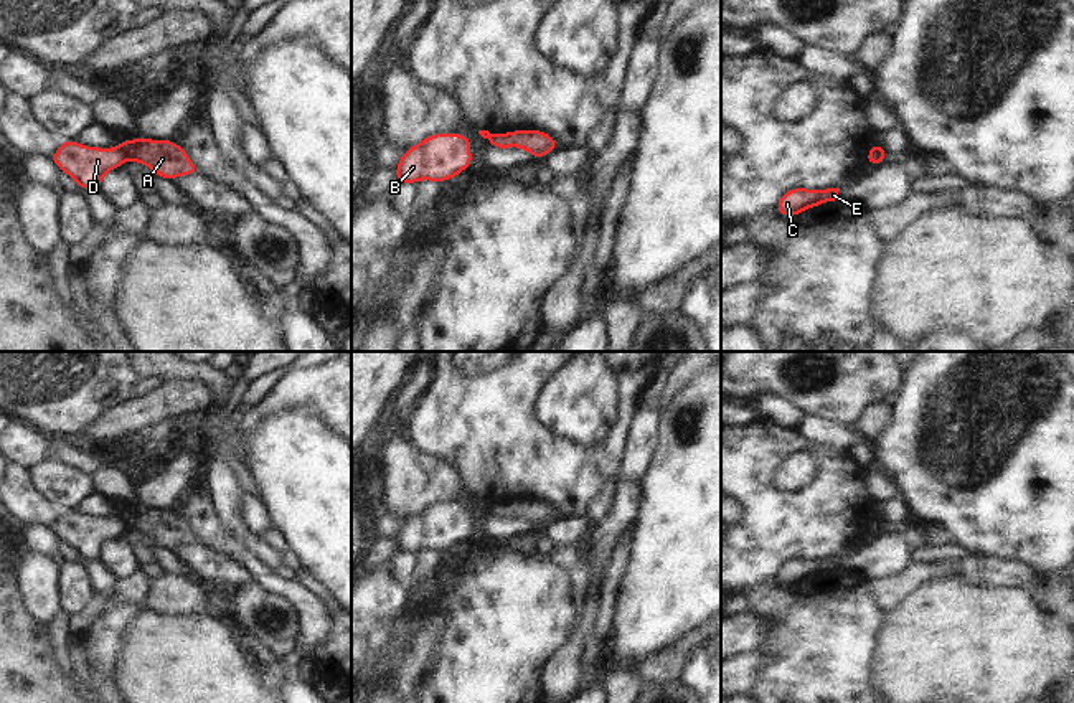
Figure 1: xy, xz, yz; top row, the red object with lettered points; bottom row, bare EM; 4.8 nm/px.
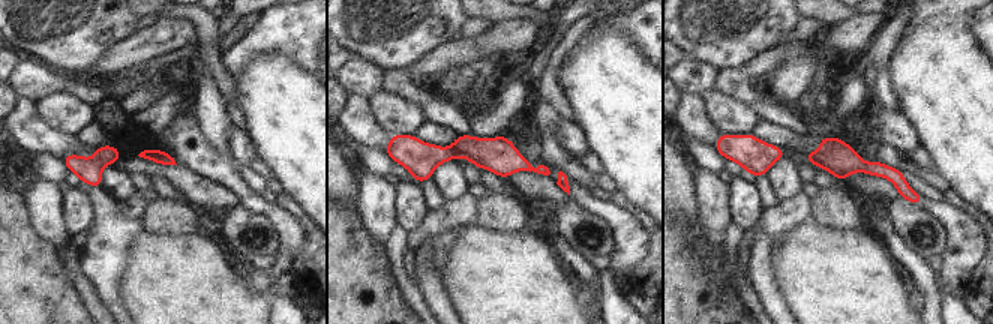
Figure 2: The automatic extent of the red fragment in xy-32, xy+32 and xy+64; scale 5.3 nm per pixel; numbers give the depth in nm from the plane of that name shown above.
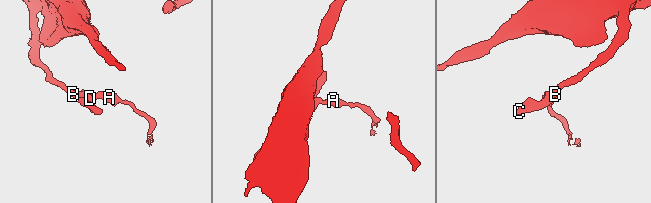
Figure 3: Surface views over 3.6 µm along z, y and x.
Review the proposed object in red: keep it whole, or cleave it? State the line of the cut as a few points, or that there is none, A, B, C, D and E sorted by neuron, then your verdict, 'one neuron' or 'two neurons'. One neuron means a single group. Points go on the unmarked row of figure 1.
xy (119, 515), (127, 527) | A / B C D E | two neurons

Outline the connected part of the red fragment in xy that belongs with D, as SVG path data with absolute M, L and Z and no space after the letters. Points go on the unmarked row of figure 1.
M63 510L63 515L49 528L61 541L73 546L79 558L87 561L99 559L102 546L127 530L120 517L104 520L84 517L76 510Z

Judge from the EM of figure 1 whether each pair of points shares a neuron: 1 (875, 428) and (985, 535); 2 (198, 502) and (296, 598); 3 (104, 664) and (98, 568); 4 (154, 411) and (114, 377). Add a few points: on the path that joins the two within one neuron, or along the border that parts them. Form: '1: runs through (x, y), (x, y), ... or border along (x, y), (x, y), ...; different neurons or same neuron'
1: border along (893, 406), (890, 424), (873, 444); different neurons
2: runs through (213, 530), (268, 578); same neuron
3: runs through (104, 641), (109, 627), (109, 598), (106, 591); same neuron
4: border along (129, 396), (122, 403), (111, 406), (98, 419); different neurons

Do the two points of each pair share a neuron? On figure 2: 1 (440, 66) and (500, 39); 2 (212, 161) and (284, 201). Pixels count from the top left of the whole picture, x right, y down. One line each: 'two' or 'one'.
1: one
2: two

